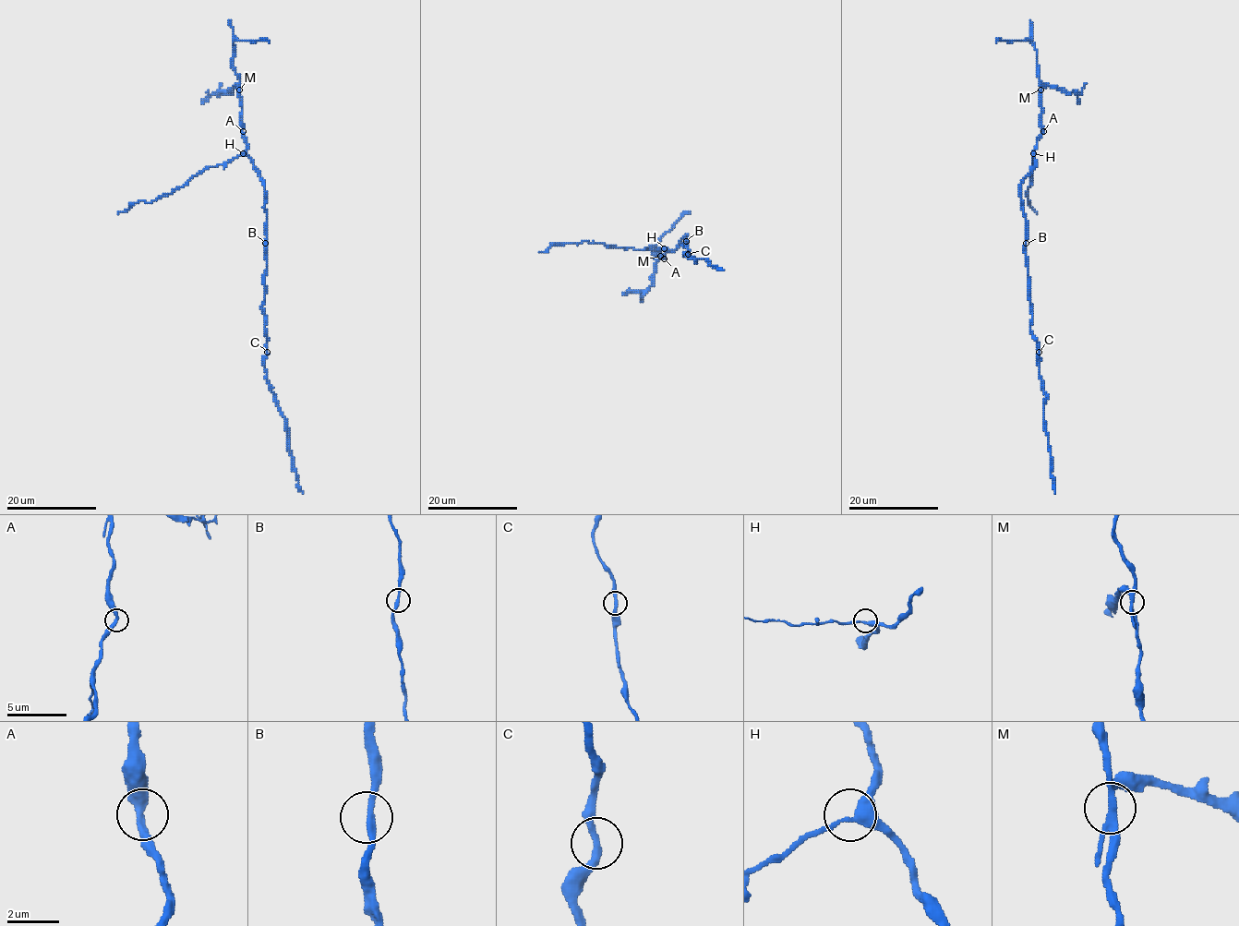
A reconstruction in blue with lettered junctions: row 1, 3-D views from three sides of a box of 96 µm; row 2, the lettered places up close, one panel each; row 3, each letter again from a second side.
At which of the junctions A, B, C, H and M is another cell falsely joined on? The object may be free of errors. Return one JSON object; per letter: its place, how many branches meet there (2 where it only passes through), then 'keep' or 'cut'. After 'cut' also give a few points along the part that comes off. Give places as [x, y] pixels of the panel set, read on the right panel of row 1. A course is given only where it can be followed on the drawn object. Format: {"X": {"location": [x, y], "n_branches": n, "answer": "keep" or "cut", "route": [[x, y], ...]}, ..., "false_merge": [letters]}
{"A": {"location": [1043, 131], "n_branches": 2, "answer": "keep"}, "B": {"location": [1026, 243], "n_branches": 2, "answer": "keep"}, "C": {"location": [1039, 352], "n_branches": 2, "answer": "keep"}, "H": {"location": [1033, 153], "n_branches": 3, "answer": "keep"}, "M": {"location": [1040, 90], "n_branches": 3, "answer": "cut", "route": [[1040, 90], [1041, 86], [1048, 86], [1076, 91], [1079, 104]]}, "false_merge": ["M"]}

